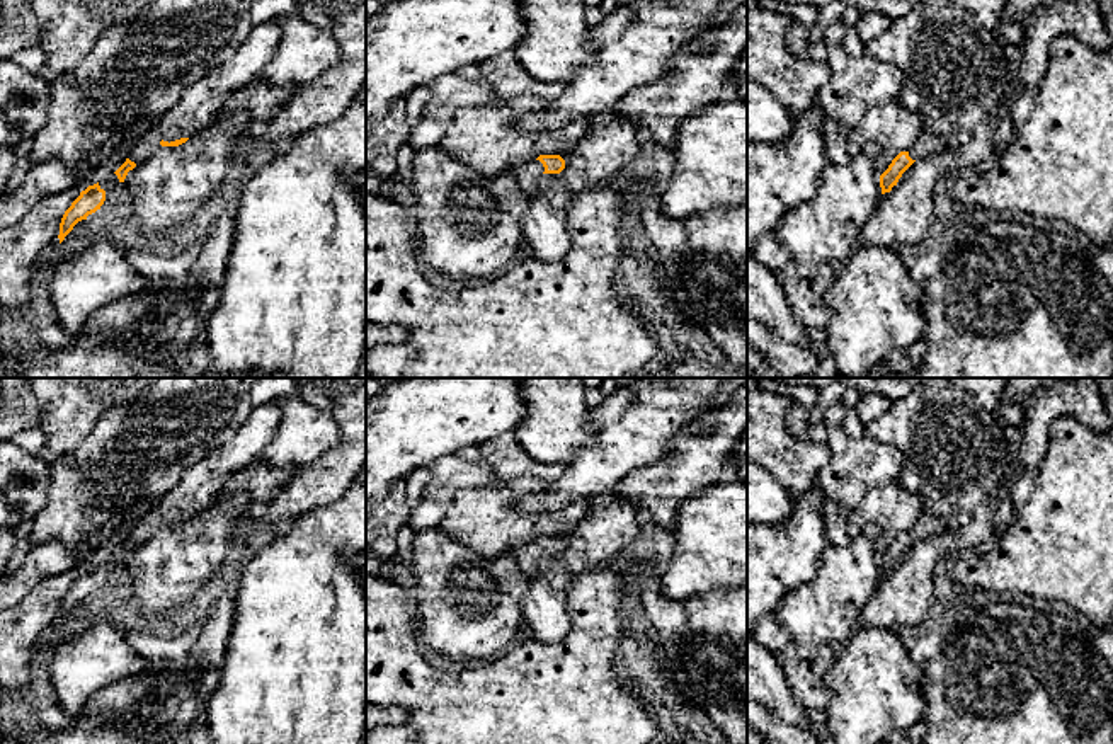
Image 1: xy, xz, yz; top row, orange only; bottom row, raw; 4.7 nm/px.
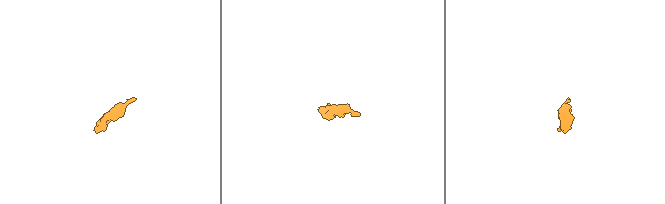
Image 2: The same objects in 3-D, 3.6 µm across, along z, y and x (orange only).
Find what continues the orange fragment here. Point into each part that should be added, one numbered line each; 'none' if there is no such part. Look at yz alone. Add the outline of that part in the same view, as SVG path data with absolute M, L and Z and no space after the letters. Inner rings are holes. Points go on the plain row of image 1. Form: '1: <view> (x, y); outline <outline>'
1: yz (928, 525); outline M922 512L921 519L916 523L916 526L909 531L909 538L912 541L919 541L922 538L939 535L946 529L946 524L941 518Z

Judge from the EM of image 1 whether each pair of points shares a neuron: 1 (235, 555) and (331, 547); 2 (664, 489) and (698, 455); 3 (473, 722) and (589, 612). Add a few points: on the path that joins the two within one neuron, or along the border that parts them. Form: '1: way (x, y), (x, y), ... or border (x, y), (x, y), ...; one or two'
1: border (249, 560), (237, 584); two
2: way (673, 482), (691, 463); one
3: way (507, 712), (577, 646); one

